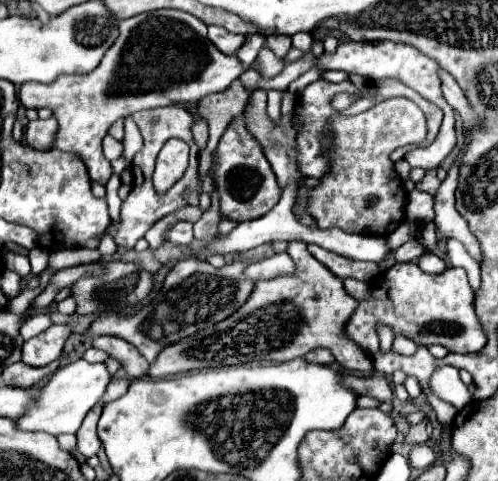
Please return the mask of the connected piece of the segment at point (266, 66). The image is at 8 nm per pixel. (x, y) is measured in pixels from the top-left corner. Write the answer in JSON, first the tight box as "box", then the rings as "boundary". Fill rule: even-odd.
{"box":[255,47,283,80],"boundary":[[[263,47],[256,60],[255,60],[257,70],[265,80],[271,80],[275,78],[281,70],[283,70],[283,60],[279,60],[273,52],[267,47]]]}

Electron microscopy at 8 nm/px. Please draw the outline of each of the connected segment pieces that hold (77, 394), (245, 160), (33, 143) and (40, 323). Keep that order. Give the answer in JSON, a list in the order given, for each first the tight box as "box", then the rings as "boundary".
[{"box":[15,360,111,436],"boundary":[[[77,360],[73,364],[67,364],[63,368],[57,368],[55,374],[47,380],[43,388],[35,394],[35,402],[27,408],[27,414],[23,418],[15,420],[15,426],[19,430],[27,432],[47,432],[51,436],[59,434],[75,434],[85,418],[85,414],[99,402],[103,396],[111,376],[105,368],[105,364],[89,364],[85,360]]]},{"box":[215,116,281,222],"boundary":[[[235,116],[225,128],[217,146],[217,156],[219,156],[219,166],[215,174],[217,174],[221,212],[229,220],[245,222],[261,218],[279,202],[281,186],[263,154],[263,148],[259,148],[259,142],[255,142],[255,138],[245,130],[243,116]]]},{"box":[25,116,57,150],"boundary":[[[51,116],[47,120],[31,120],[25,128],[25,142],[35,150],[48,150],[54,142],[57,120]]]},{"box":[21,312,53,340],"boundary":[[[39,312],[39,314],[31,316],[31,318],[23,324],[23,328],[21,328],[21,336],[23,336],[25,340],[29,340],[29,338],[41,334],[43,330],[47,330],[51,324],[53,324],[53,322],[51,322],[51,316],[49,316],[47,312]]]}]

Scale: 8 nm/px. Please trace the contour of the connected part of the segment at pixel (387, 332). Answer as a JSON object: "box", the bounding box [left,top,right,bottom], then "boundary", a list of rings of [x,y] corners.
{"box":[377,324,395,351],"boundary":[[[379,324],[377,326],[377,333],[380,339],[380,349],[385,351],[390,350],[395,338],[391,328]]]}

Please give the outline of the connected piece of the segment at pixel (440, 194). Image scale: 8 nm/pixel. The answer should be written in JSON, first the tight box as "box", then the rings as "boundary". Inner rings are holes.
{"box":[435,152,481,262],"boundary":[[[459,152],[459,156],[457,156],[457,160],[453,162],[453,168],[449,170],[449,174],[447,174],[447,178],[441,182],[441,186],[439,186],[439,190],[437,190],[437,196],[435,196],[435,226],[437,226],[437,230],[445,236],[445,238],[457,238],[457,240],[461,240],[463,244],[465,244],[465,248],[469,250],[469,254],[477,260],[477,262],[481,262],[481,248],[479,248],[479,242],[477,242],[477,238],[469,232],[469,228],[467,228],[467,222],[461,218],[461,214],[455,210],[455,188],[457,188],[457,178],[459,178],[459,158],[461,158],[461,152]]]}

